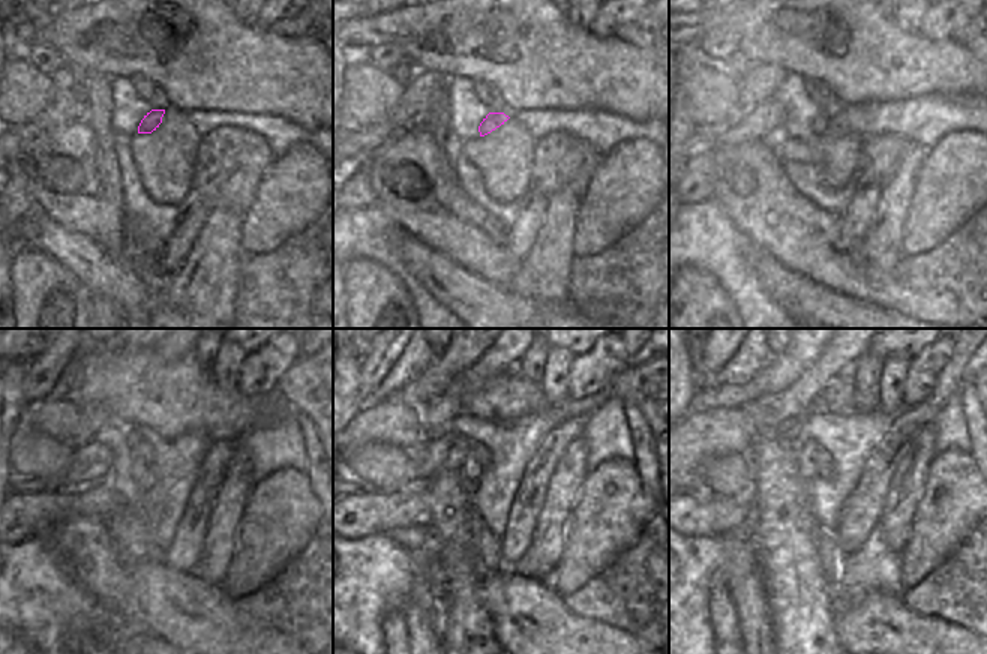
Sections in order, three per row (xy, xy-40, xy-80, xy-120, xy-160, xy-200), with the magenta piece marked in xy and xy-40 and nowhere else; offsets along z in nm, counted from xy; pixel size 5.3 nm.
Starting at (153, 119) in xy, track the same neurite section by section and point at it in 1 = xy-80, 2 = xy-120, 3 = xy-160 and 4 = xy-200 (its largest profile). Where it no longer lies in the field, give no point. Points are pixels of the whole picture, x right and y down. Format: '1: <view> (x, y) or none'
1: xy-80 (821, 122)
2: xy-120 (140, 467)
3: xy-160 (471, 468)
4: xy-200 (807, 467)

